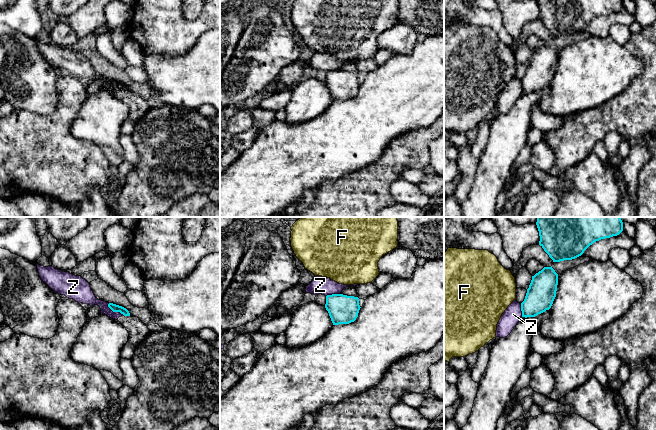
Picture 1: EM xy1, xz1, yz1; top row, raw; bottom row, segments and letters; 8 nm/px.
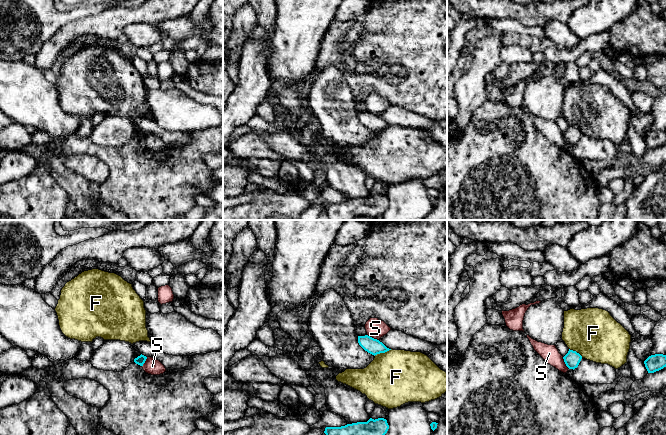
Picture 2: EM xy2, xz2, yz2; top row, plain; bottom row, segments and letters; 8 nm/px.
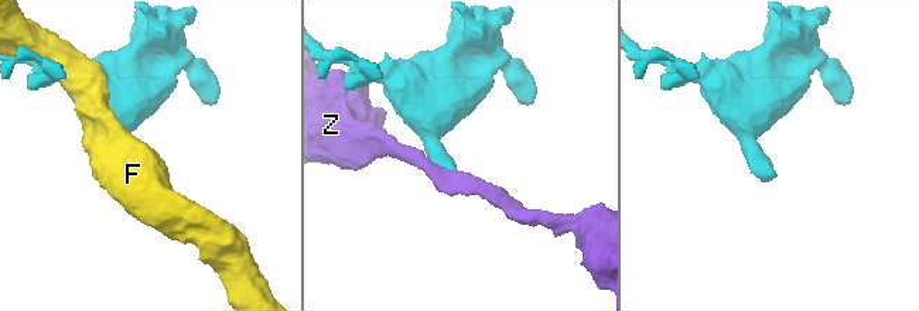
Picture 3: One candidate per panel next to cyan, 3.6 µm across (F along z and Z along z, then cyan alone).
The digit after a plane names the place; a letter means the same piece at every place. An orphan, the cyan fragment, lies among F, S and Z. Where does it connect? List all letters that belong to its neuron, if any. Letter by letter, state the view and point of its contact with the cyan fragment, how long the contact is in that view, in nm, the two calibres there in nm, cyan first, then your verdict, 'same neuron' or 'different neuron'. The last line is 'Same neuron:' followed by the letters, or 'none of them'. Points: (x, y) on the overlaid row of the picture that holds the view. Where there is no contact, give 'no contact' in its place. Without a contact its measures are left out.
F: xz2 (382, 352) | 150 nm | 130/440 nm | different neuron
S: xz2 (373, 338) | 110 nm | 130/160 nm | different neuron
Z: xy1 (115, 311) | 170 nm | 60/110 nm | different neuron
Same neuron: none of them

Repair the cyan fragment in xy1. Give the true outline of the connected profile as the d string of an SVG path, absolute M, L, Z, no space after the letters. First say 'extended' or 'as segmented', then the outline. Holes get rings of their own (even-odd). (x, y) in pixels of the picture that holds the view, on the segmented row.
extended | M109 303L108 307L113 312L120 312L122 314L118 321L128 331L129 338L121 351L121 358L131 360L136 347L147 337L150 330L138 317L131 316L126 308L113 303Z

